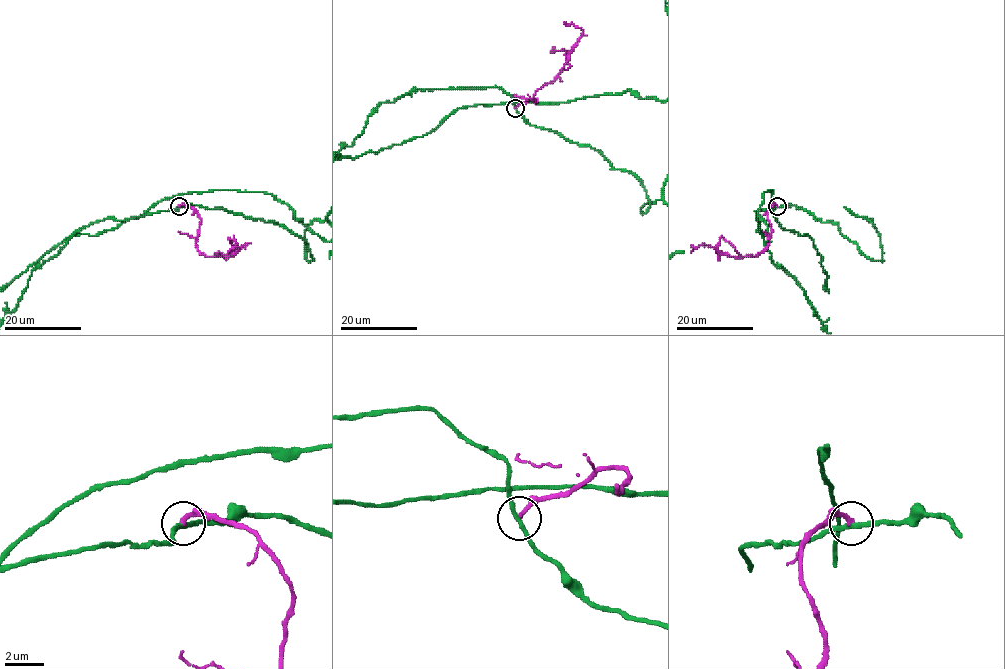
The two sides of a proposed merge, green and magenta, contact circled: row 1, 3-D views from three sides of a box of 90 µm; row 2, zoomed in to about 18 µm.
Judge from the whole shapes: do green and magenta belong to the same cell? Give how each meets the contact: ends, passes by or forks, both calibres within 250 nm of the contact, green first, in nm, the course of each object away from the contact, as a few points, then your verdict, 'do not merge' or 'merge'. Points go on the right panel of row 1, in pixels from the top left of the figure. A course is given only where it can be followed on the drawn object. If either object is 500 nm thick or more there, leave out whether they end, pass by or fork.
green passes by; magenta ends there; 240 nm thick on the green side, 260 nm on the other; magenta runs (776, 206), (767, 213), (772, 229), (769, 244), (756, 256), (735, 257), (702, 245), (690, 252); do not merge

